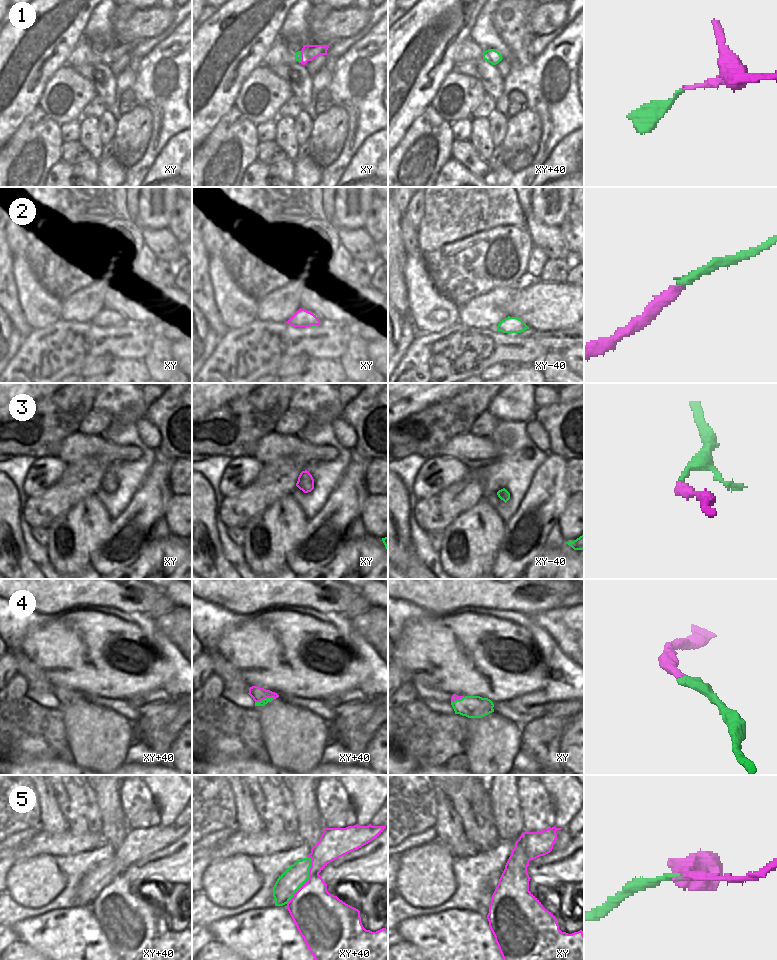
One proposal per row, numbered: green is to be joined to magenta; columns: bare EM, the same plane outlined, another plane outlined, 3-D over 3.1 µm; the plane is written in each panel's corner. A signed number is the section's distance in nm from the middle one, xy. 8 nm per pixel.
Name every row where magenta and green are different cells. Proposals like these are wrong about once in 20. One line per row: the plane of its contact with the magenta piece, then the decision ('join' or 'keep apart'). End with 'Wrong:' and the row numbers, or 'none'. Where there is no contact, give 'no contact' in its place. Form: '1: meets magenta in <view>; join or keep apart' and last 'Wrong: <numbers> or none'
1: meets magenta in xy; join
2: meets magenta in xy; join
3: no contact; join
4: meets magenta in xy+40; join
5: meets magenta in xy+40; join
Wrong: none

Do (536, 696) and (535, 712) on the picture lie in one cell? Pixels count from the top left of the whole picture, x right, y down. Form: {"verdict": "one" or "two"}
{"verdict": "one"}

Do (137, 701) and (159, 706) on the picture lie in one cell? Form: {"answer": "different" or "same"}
{"answer": "same"}

